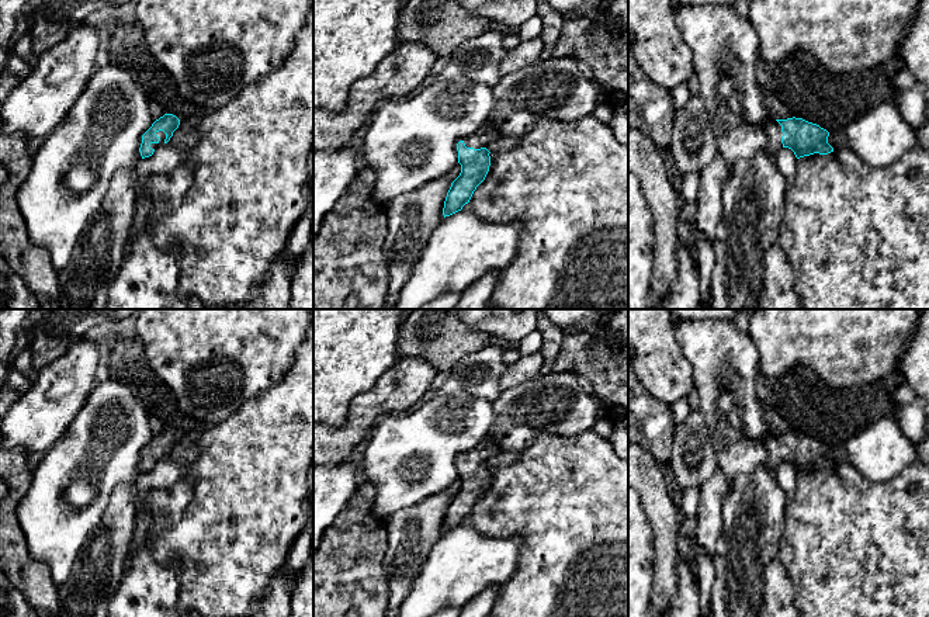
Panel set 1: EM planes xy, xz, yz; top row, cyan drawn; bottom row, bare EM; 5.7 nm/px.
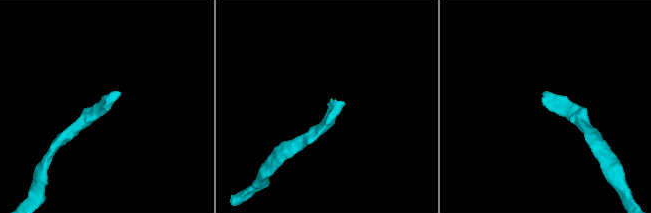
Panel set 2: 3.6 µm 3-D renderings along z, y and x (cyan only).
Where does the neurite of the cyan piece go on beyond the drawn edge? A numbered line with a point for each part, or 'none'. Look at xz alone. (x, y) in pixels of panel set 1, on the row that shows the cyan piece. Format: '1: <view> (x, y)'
1: xz (485, 134)

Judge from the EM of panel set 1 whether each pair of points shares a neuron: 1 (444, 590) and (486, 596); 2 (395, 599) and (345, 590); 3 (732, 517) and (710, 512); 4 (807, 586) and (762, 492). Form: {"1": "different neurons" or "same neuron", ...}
{"1": "different neurons", "2": "different neurons", "3": "different neurons", "4": "different neurons"}

